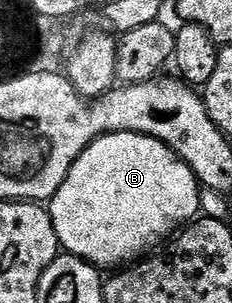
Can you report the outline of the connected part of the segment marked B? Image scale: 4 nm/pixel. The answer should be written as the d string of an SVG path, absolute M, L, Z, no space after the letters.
M111 131L93 140L75 165L71 165L67 181L48 200L47 210L53 218L58 244L68 254L78 255L98 269L121 269L160 248L186 224L196 220L201 210L201 190L193 170L165 143L150 135Z

